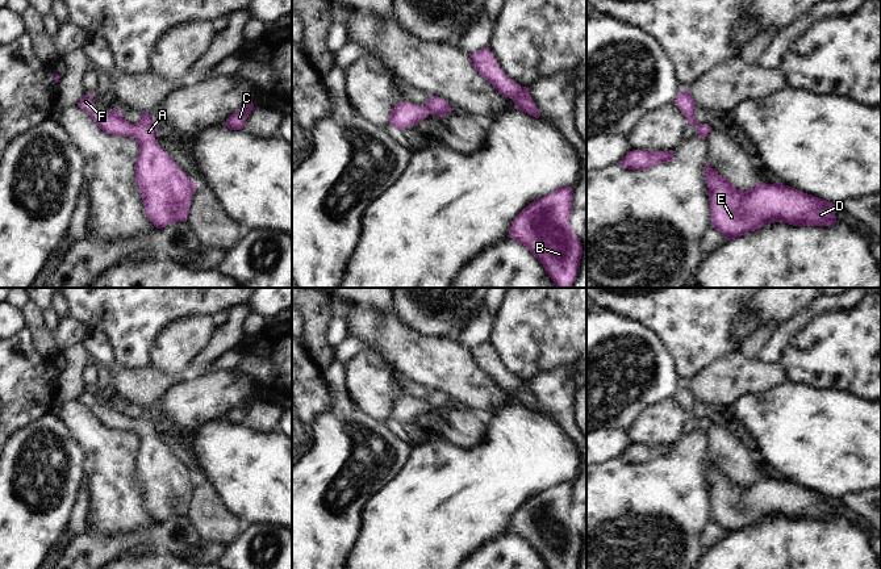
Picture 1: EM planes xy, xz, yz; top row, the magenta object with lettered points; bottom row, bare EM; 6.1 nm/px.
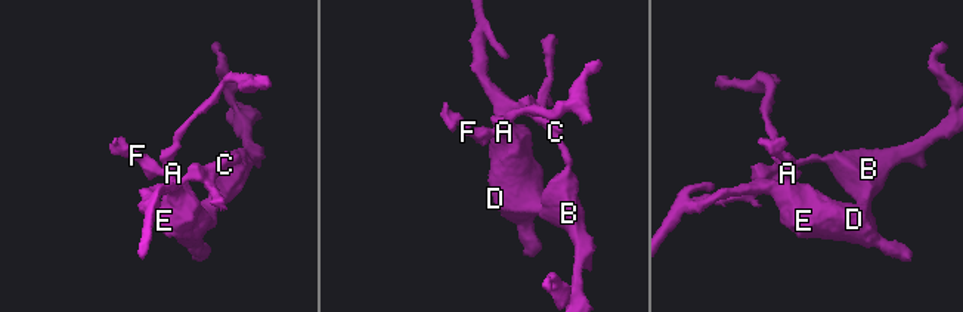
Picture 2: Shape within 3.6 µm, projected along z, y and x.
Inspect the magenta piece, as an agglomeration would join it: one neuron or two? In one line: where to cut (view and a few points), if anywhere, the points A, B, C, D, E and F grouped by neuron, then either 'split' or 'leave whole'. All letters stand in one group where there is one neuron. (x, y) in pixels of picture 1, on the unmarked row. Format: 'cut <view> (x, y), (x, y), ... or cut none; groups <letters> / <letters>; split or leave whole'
cut none; groups A B C D E F; leave whole

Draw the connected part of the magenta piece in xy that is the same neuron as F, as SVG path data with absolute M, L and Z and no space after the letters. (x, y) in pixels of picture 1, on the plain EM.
M93 389L82 392L78 401L107 428L133 431L139 439L135 476L150 516L156 523L172 516L185 516L197 480L155 436L158 422L153 410L142 407L139 417L129 418L116 402L108 407L99 406L95 402Z

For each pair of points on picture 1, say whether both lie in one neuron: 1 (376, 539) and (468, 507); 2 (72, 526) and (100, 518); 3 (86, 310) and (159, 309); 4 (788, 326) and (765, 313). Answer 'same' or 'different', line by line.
1: same
2: different
3: same
4: different

